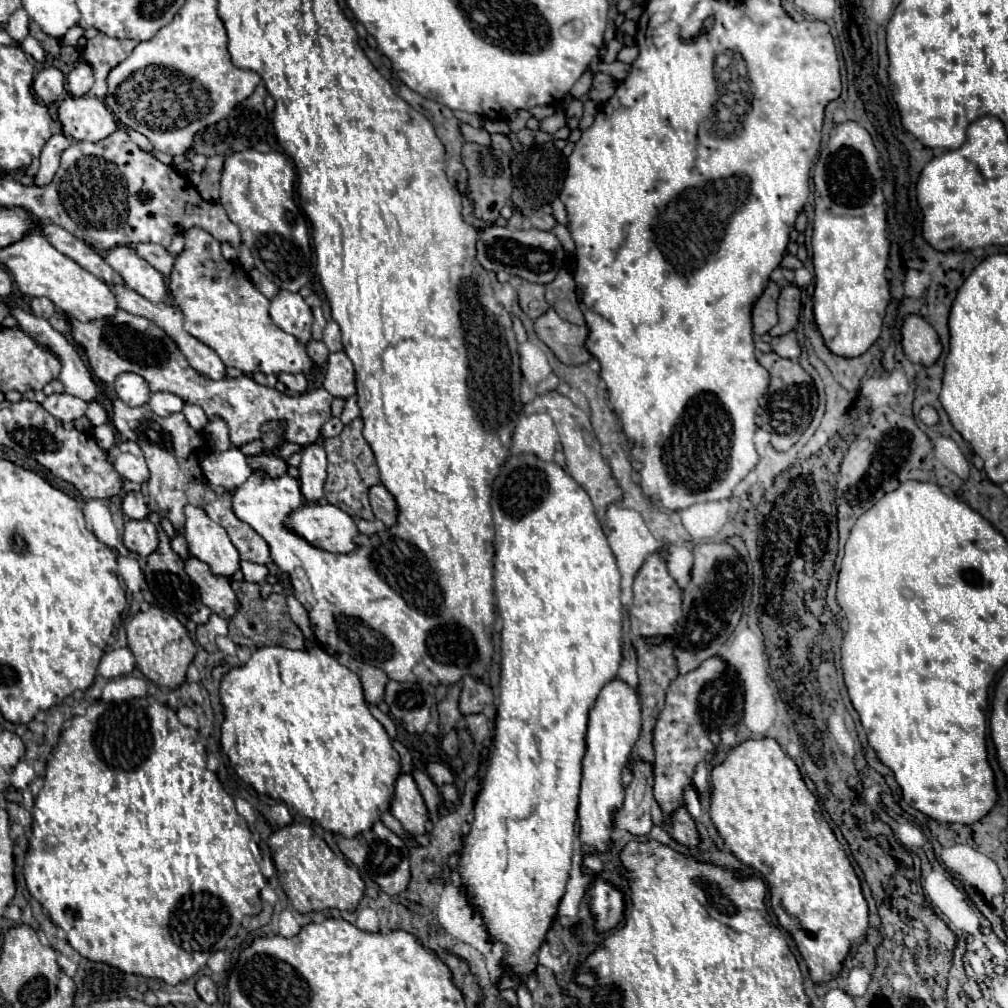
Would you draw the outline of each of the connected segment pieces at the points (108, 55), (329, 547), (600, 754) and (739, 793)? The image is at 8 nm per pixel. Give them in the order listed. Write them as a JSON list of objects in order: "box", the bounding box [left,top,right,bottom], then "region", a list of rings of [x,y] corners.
[{"box":[81,34,137,98],"region":[[[97,34],[91,40],[87,40],[85,48],[81,50],[81,58],[93,68],[95,74],[95,84],[89,92],[89,96],[105,98],[107,94],[107,74],[117,62],[125,60],[129,56],[129,50],[133,50],[137,42],[129,38],[111,38],[107,34]]]},{"box":[285,504,359,552],"region":[[[301,504],[287,514],[285,526],[327,552],[351,552],[355,548],[353,536],[359,532],[355,520],[331,504]]]},{"box":[579,678,641,854],"region":[[[621,678],[609,680],[601,692],[593,708],[589,710],[589,724],[585,736],[585,756],[583,756],[583,778],[581,778],[581,794],[579,794],[579,818],[581,818],[581,842],[583,854],[601,854],[609,846],[611,822],[617,808],[625,798],[625,790],[621,786],[621,772],[627,764],[631,748],[635,746],[641,732],[641,704],[639,692],[631,688]]]},{"box":[709,738,869,982],"region":[[[749,738],[731,748],[721,764],[713,766],[709,796],[709,814],[717,832],[741,862],[761,872],[769,882],[771,908],[779,918],[779,924],[793,936],[809,966],[813,982],[823,982],[837,976],[851,946],[863,942],[869,912],[861,894],[859,878],[829,824],[821,820],[823,816],[819,812],[817,798],[807,790],[797,764],[781,750],[775,738]]]}]

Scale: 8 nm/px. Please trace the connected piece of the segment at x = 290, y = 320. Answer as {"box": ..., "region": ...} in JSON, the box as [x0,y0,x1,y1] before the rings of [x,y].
{"box":[269,290,313,344],"region":[[[279,290],[279,294],[275,298],[271,298],[269,316],[281,330],[295,336],[301,344],[307,344],[311,340],[313,312],[305,304],[301,294],[293,294],[289,290]]]}

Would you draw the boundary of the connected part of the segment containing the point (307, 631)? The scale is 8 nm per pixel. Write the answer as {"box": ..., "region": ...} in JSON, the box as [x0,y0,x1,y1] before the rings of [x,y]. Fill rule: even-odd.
{"box":[287,594,315,642],"region":[[[287,594],[287,606],[289,606],[289,614],[291,614],[293,622],[295,622],[295,624],[301,628],[303,636],[305,636],[307,640],[315,642],[315,638],[313,638],[313,632],[311,632],[311,626],[309,626],[307,612],[305,612],[305,608],[303,608],[303,606],[297,602],[297,598],[295,598],[293,594]]]}

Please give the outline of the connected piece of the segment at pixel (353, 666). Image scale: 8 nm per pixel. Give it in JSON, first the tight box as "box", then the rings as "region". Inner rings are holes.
{"box":[339,654,389,704],"region":[[[341,654],[341,656],[339,656],[339,662],[341,662],[343,666],[347,666],[351,672],[355,672],[355,674],[361,678],[361,684],[363,684],[363,690],[365,690],[365,698],[367,698],[371,704],[377,704],[377,702],[383,698],[385,684],[389,682],[389,678],[387,678],[387,674],[385,674],[383,670],[377,670],[375,666],[357,662],[357,660],[351,658],[349,654]]]}

